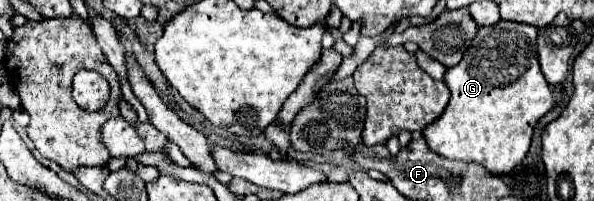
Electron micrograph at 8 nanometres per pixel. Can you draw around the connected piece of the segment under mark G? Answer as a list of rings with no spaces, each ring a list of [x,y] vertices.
[[[506,20],[478,30],[462,62],[446,70],[444,82],[452,94],[448,112],[422,132],[432,152],[478,162],[492,174],[506,174],[524,160],[536,122],[554,106],[550,84],[538,64],[536,36],[536,26]]]

